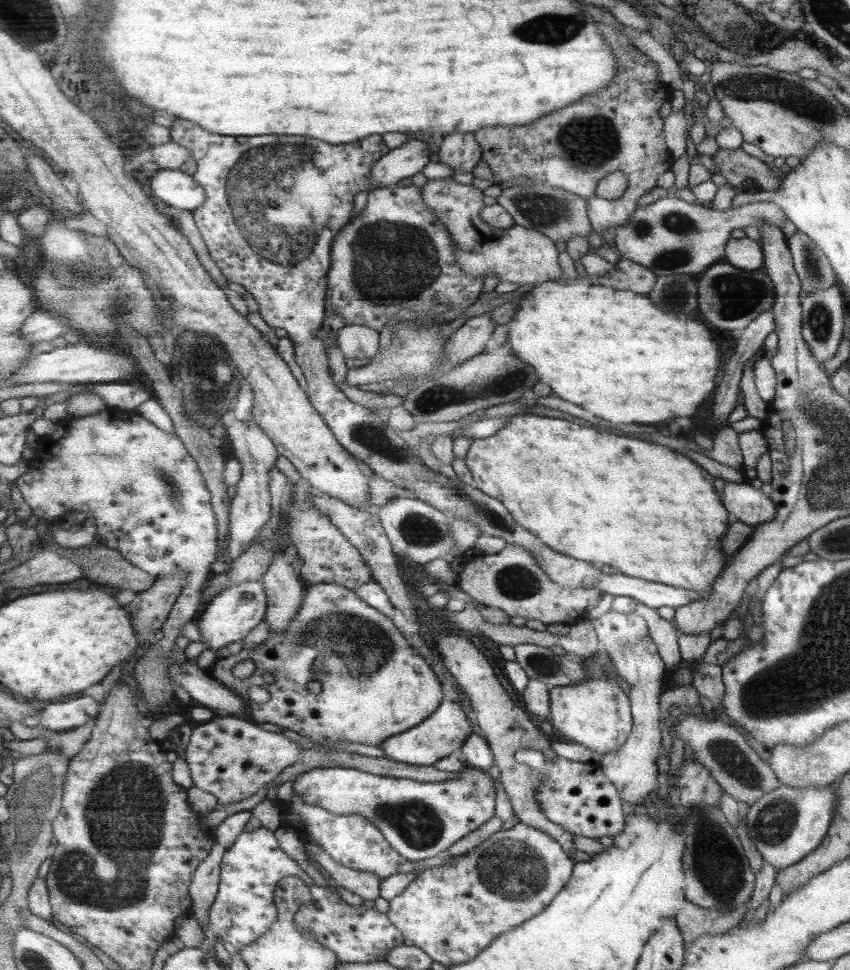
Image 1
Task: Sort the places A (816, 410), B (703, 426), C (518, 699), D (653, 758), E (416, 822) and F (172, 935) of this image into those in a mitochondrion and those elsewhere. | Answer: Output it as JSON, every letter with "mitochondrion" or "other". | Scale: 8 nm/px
{"A":"mitochondrion","B":"other","C":"other","D":"other","E":"mitochondrion","F":"other"}

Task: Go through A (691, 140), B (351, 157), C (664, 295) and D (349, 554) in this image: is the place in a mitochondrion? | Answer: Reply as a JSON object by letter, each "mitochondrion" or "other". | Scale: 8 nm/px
{"A":"other","B":"other","C":"mitochondrion","D":"other"}

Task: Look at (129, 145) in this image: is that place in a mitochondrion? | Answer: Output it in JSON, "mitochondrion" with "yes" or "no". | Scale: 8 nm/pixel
{"mitochondrion":"no"}

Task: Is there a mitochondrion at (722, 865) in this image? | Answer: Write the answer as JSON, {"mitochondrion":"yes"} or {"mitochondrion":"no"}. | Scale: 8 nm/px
{"mitochondrion":"yes"}

